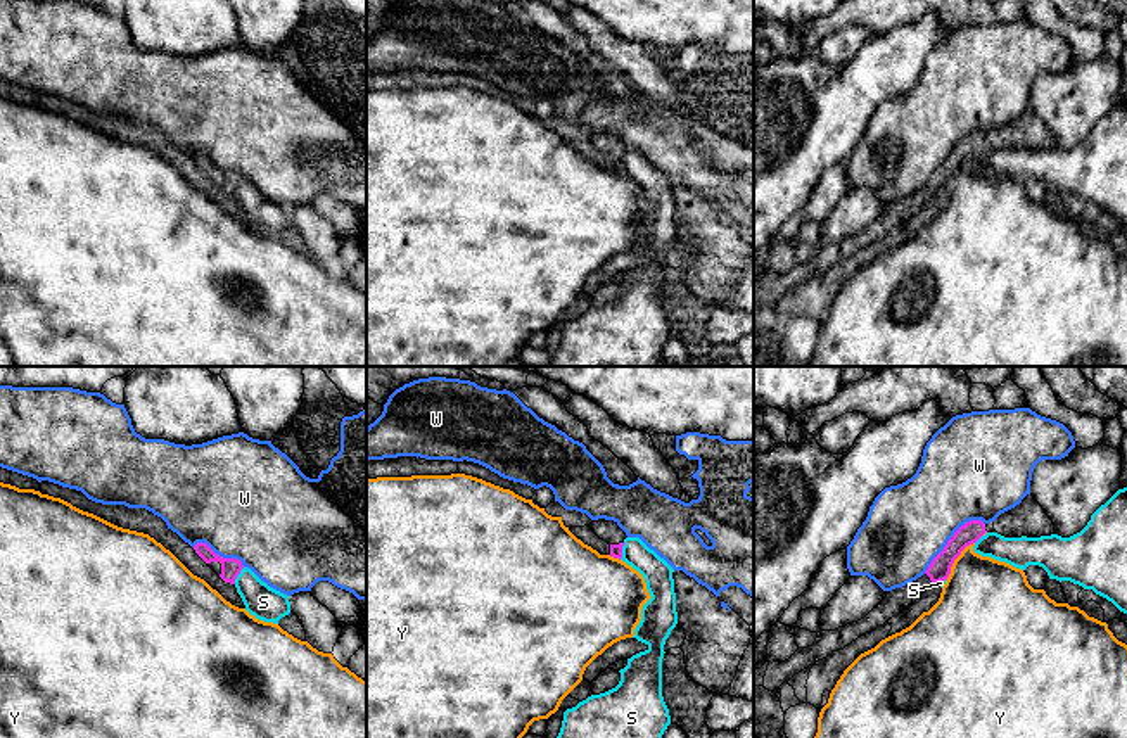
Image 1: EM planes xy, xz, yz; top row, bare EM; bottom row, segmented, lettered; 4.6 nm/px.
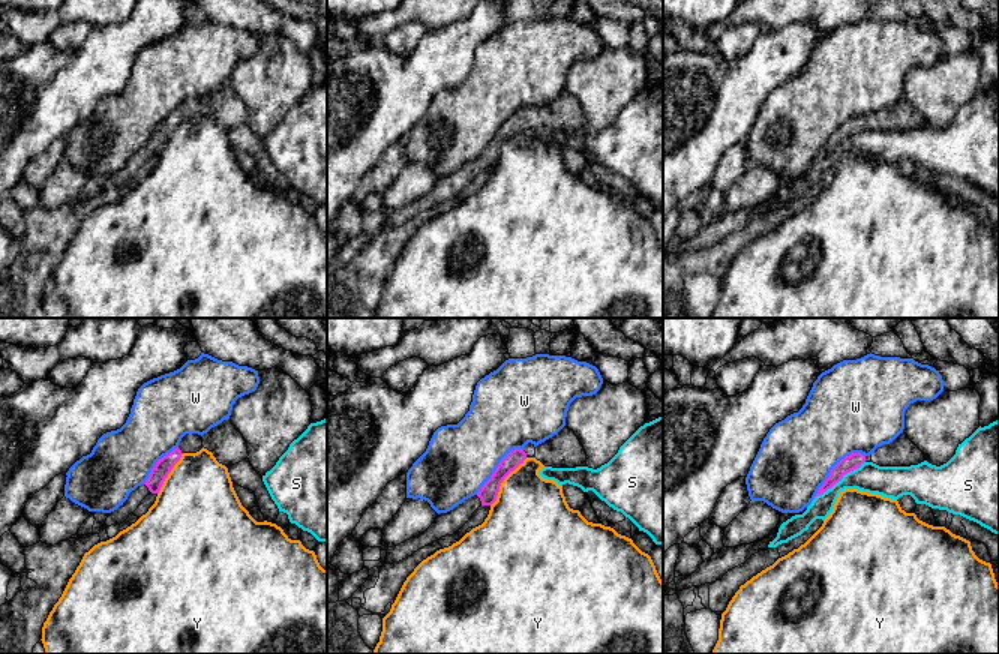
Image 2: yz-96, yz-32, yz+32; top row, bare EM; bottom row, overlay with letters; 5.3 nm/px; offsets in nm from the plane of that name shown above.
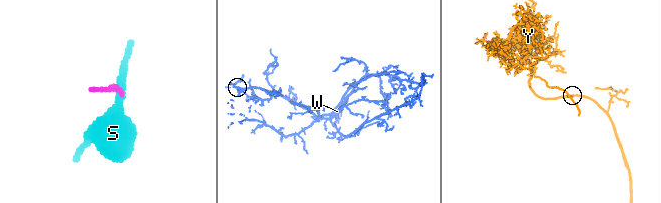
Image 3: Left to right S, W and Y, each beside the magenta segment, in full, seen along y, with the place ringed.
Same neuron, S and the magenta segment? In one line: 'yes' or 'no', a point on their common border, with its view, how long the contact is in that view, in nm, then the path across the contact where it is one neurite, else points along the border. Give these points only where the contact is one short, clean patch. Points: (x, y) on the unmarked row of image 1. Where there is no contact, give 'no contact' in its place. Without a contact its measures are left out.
no | xy (237, 187) | 90 nm | along xy (244, 180), (234, 196)

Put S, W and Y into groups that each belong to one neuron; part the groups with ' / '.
S / W / Y

